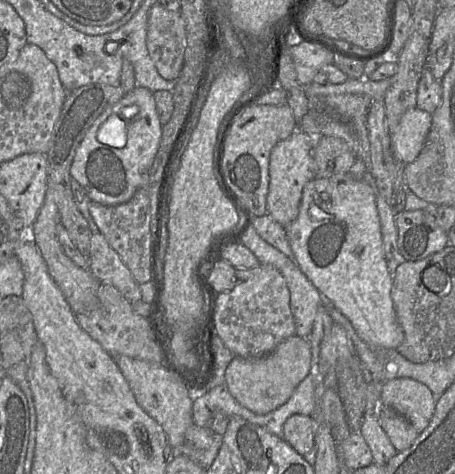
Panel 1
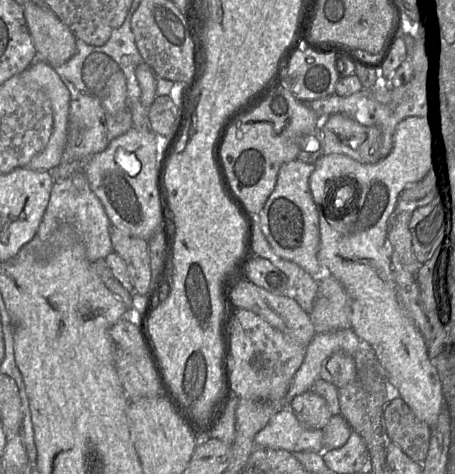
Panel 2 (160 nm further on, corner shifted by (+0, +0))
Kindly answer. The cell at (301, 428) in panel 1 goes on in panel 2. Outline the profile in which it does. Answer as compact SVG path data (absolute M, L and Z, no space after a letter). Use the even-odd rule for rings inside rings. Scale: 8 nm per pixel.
M313 391L295 396L290 407L297 419L308 428L323 429L332 416L326 400Z

